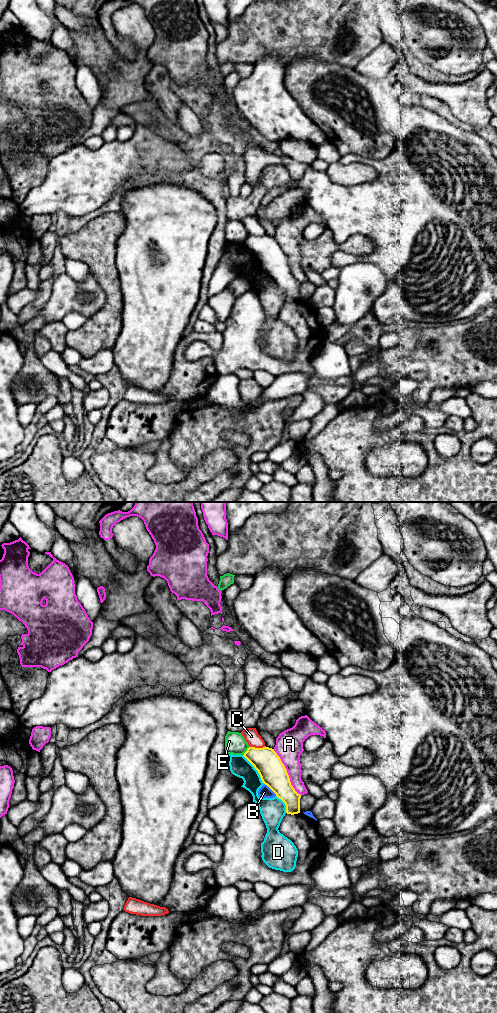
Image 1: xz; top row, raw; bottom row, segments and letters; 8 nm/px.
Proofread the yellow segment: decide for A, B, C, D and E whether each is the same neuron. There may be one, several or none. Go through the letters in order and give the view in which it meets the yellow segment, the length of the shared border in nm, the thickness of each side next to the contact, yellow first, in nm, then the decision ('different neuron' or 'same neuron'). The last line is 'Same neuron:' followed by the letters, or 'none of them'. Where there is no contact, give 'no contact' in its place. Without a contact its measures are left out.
A: xz | 440 nm | 220/220 nm | different neuron
B: xz | 140 nm | 220/100 nm | different neuron
C: xz | 130 nm | 220/120 nm | different neuron
D: xz | 300 nm | 220/160 nm | different neuron
E: xz | 90 nm | 220/170 nm | different neuron
Same neuron: none of them

